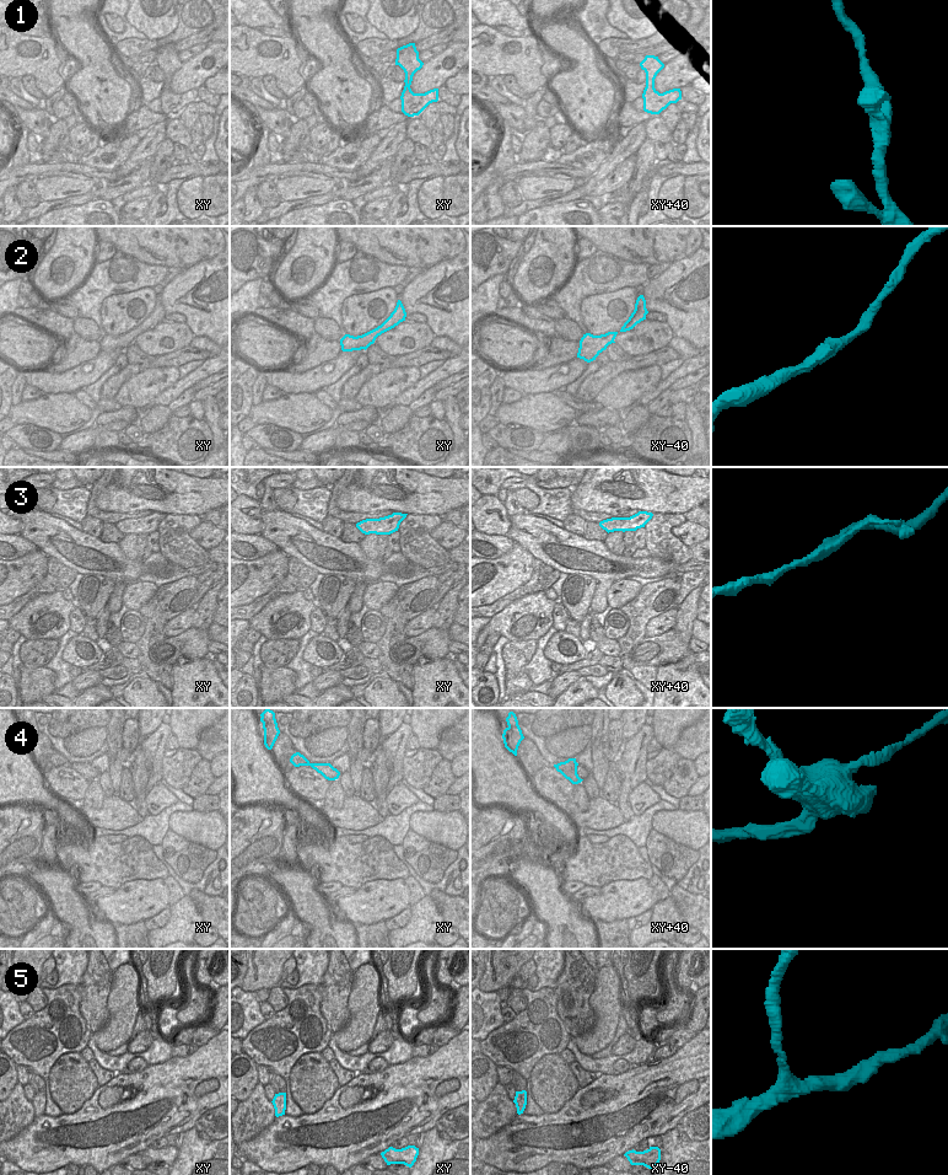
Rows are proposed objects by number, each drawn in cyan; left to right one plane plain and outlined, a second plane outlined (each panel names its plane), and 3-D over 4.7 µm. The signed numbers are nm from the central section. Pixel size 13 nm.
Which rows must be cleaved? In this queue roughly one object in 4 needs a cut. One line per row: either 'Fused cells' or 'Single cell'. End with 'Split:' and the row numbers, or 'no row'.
1: Single cell
2: Single cell
3: Single cell
4: Fused cells
5: Single cell
Split: 4.

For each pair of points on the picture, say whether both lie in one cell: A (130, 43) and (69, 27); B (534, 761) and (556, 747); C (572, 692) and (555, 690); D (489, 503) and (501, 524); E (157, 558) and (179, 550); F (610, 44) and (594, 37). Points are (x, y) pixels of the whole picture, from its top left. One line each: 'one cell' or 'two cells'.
A: two cells
B: two cells
C: two cells
D: one cell
E: two cells
F: two cells

